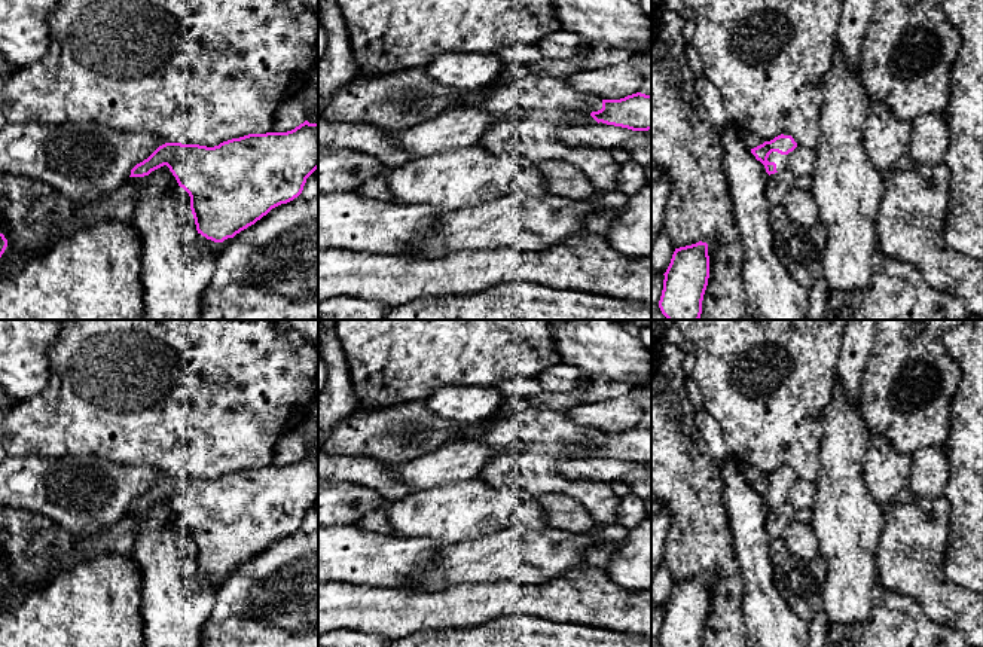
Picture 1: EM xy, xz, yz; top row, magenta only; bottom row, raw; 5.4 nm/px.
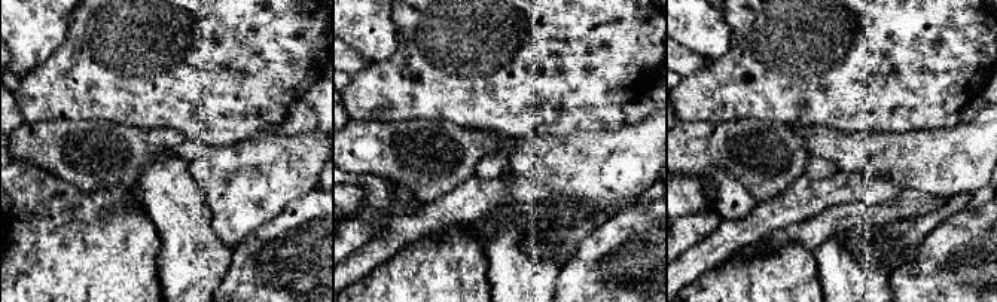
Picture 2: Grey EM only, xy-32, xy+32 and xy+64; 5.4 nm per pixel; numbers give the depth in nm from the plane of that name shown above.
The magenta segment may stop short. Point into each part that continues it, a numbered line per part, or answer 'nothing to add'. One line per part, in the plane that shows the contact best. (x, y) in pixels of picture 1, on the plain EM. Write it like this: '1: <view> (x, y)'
1: yz (781, 494)

